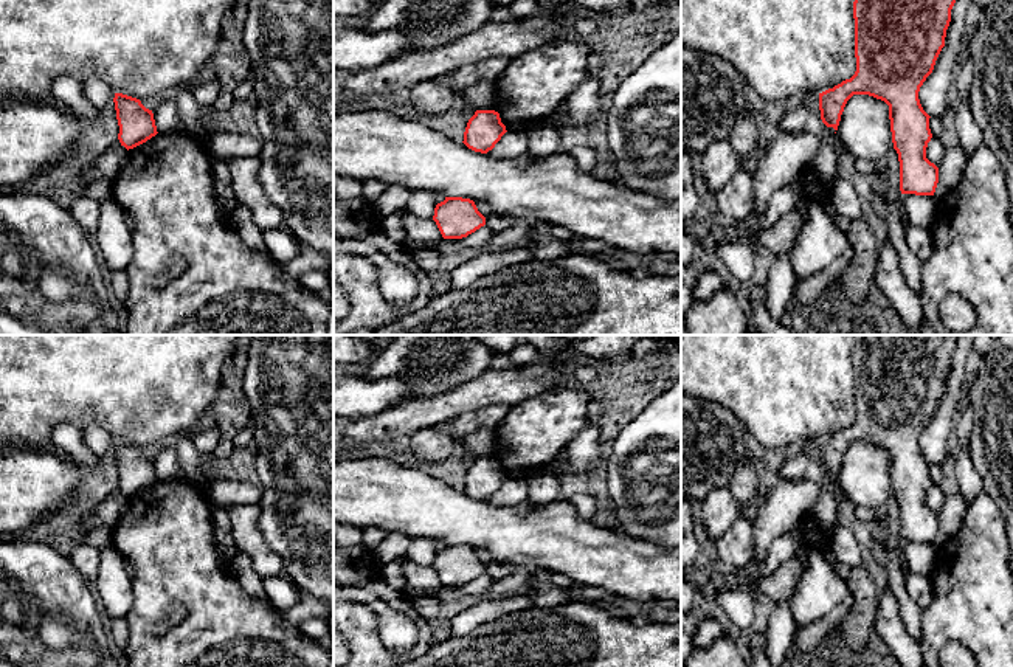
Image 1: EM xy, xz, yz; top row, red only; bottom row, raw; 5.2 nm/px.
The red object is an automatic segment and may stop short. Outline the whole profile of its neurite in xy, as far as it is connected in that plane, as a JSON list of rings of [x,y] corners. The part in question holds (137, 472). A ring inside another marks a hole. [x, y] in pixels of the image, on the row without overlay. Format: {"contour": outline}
{"contour": [[[115,441],[113,450],[119,473],[118,487],[127,498],[158,481],[152,458],[146,456],[140,447]]]}

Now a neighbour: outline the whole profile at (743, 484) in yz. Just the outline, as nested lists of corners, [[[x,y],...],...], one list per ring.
[[[748,459],[740,462],[728,487],[742,509],[754,504],[762,487],[754,464]]]

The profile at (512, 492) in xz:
[[[506,479],[492,498],[487,499],[492,506],[517,506],[527,501],[527,484],[524,479]]]

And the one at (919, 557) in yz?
[[[903,541],[903,562],[911,575],[931,577],[935,568],[934,543]]]

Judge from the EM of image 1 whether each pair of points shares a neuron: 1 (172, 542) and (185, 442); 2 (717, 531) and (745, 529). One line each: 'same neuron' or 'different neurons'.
1: different neurons
2: different neurons

